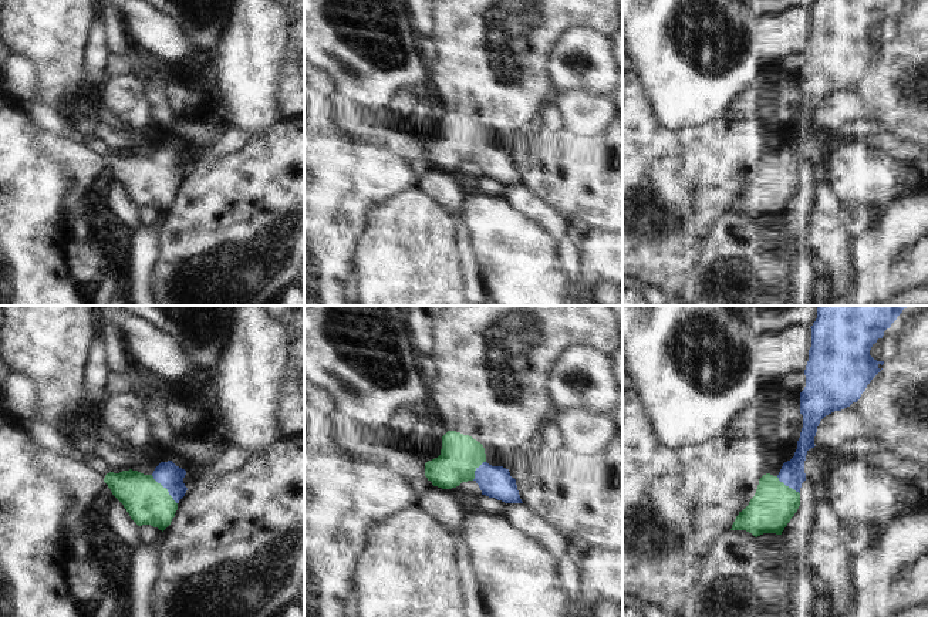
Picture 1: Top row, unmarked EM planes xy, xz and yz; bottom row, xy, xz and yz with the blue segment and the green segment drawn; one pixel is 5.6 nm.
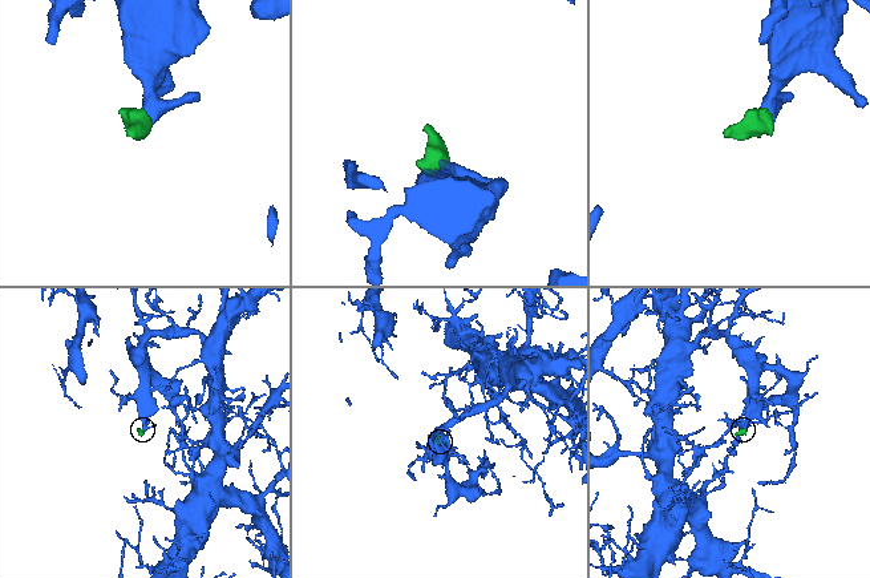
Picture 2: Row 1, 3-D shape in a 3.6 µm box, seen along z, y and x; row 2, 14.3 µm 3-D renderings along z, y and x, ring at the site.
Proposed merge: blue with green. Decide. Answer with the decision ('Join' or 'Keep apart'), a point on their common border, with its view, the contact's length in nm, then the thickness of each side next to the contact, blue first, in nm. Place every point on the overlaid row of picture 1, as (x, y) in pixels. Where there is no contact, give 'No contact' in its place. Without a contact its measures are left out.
Join. Touches blue at xy (166, 488). Shared border 220 nm. Thickness 140 nm (blue) against 240 nm.

